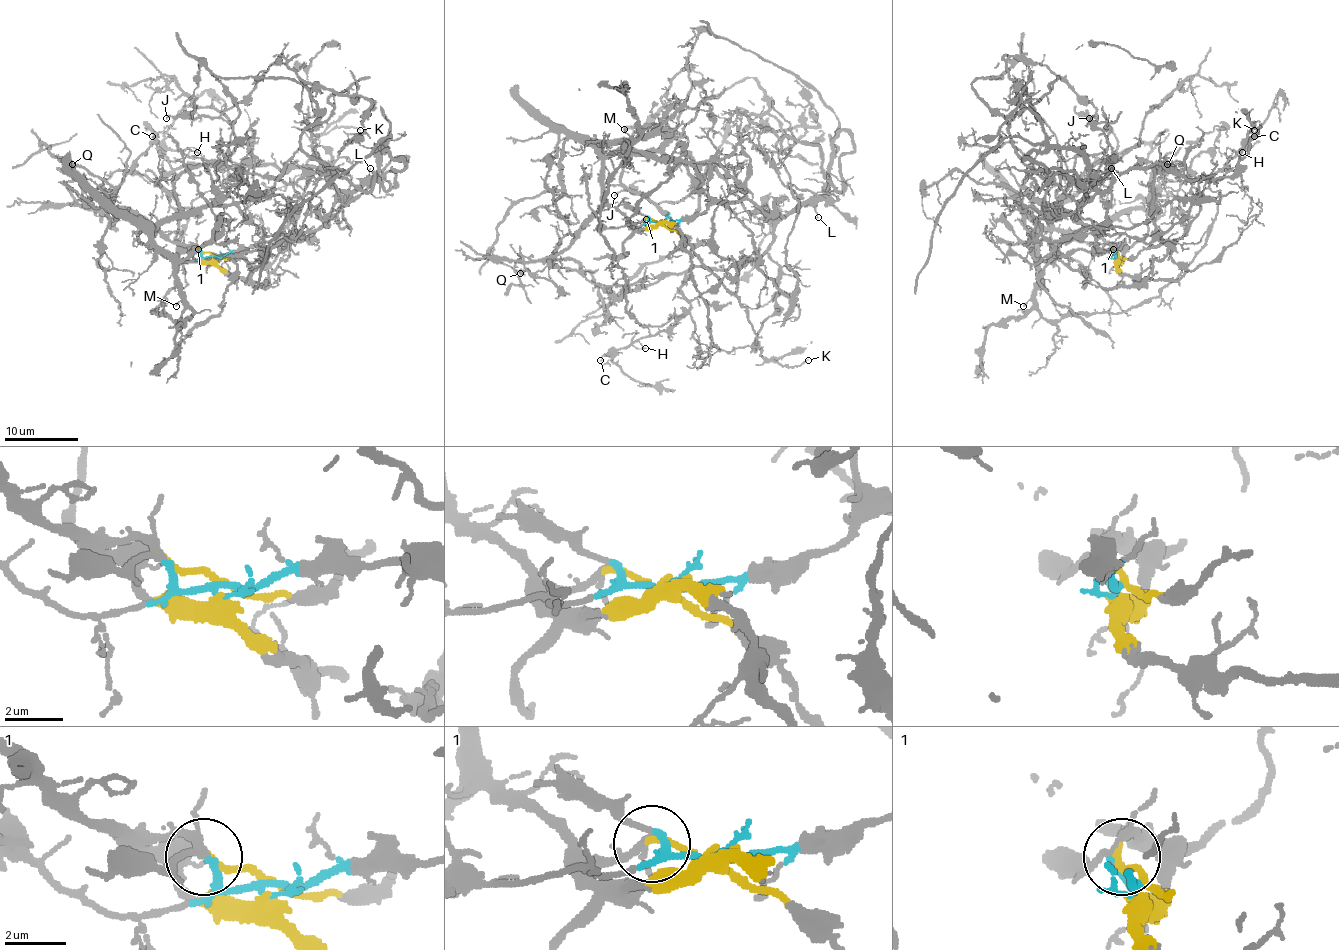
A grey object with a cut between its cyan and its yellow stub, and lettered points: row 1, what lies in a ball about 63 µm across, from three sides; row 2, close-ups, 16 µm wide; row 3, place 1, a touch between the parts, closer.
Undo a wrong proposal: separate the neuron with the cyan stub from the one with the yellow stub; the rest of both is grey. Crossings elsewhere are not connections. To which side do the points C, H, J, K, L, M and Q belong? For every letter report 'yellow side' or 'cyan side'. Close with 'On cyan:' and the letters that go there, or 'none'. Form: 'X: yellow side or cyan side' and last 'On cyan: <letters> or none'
C: cyan side
H: cyan side
J: cyan side
K: cyan side
L: cyan side
M: yellow side
Q: yellow side
On cyan: C, H, J, K, L

